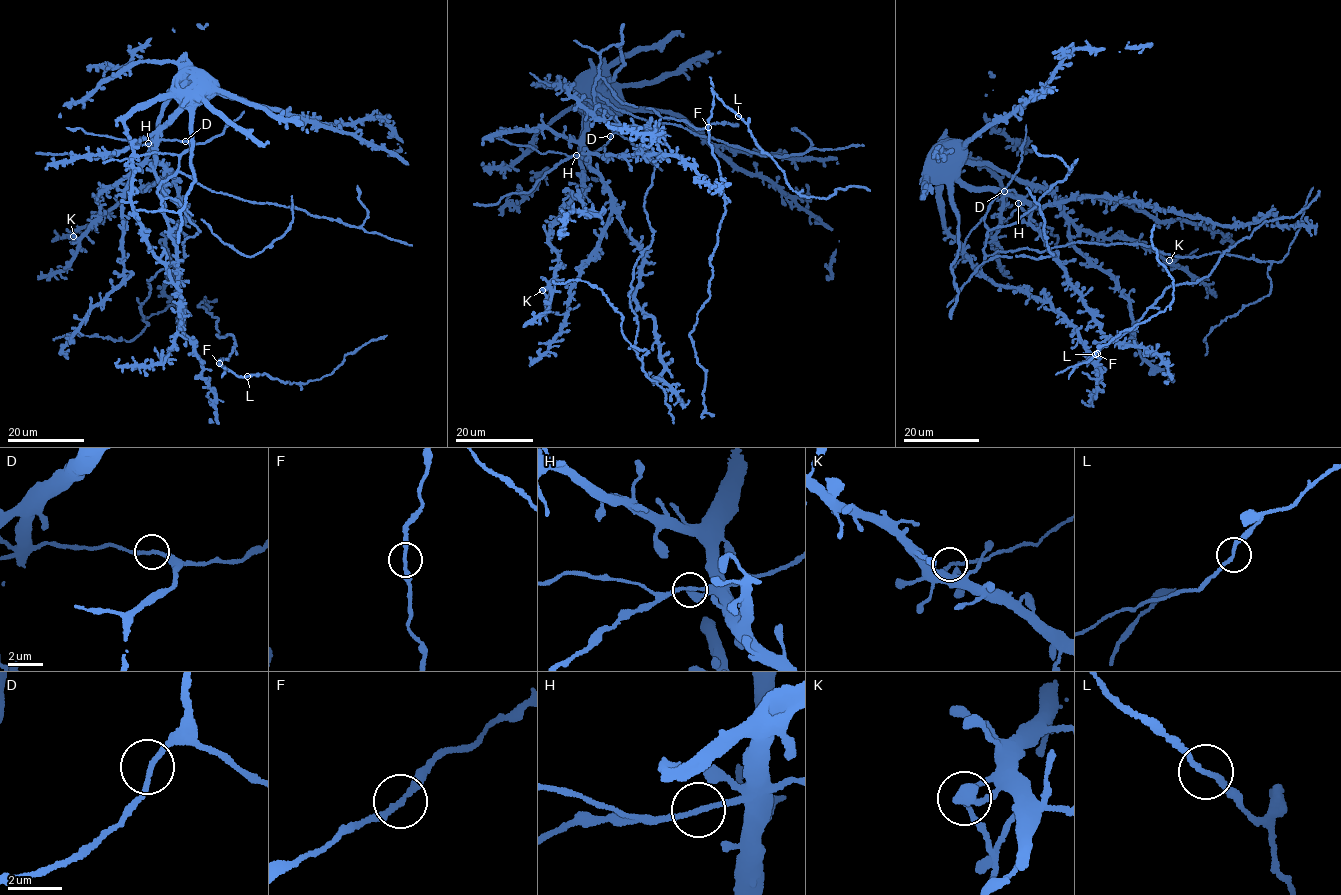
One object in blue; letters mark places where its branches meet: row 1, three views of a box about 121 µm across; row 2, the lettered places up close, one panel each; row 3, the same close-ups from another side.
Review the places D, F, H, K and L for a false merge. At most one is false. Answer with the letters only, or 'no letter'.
K

